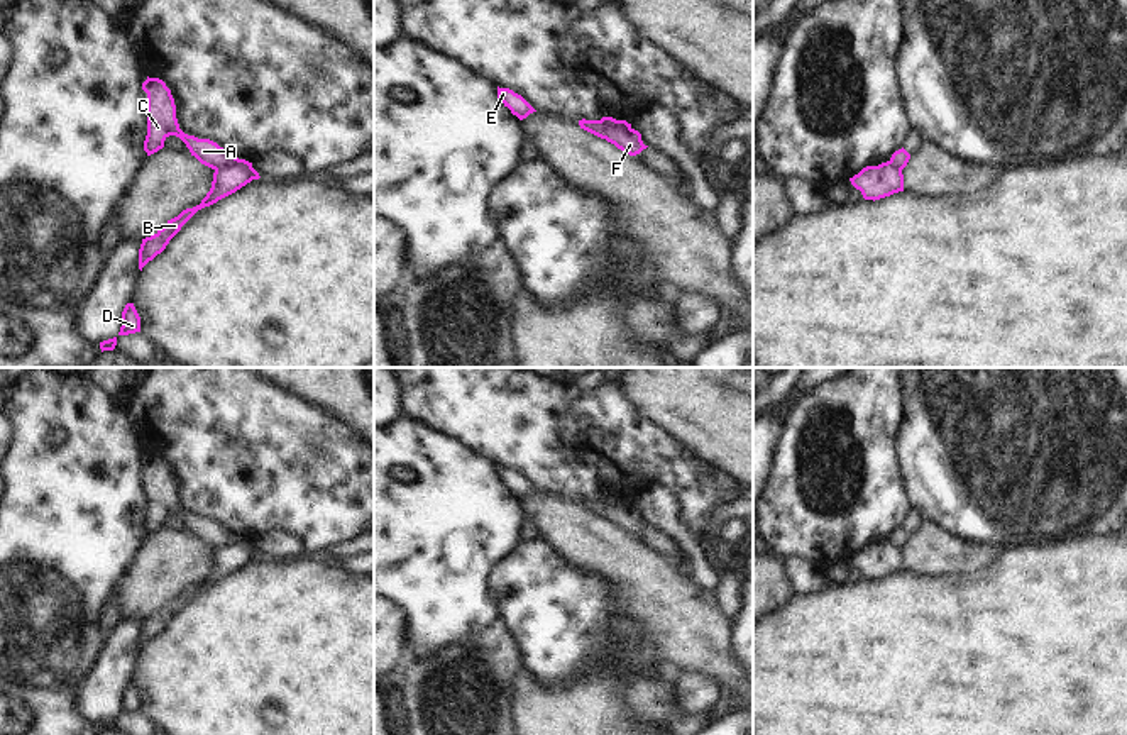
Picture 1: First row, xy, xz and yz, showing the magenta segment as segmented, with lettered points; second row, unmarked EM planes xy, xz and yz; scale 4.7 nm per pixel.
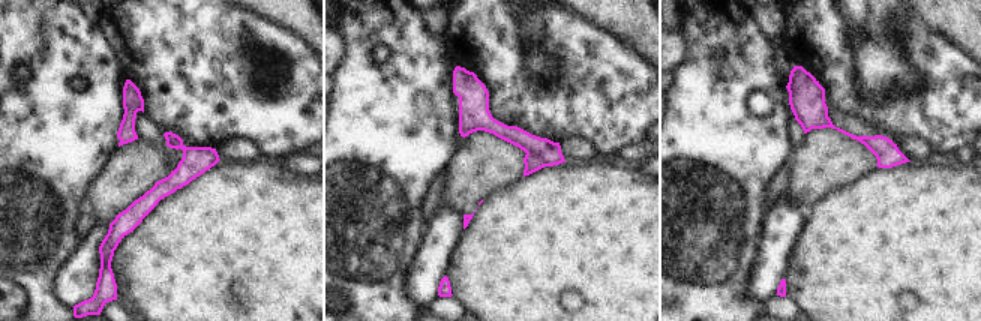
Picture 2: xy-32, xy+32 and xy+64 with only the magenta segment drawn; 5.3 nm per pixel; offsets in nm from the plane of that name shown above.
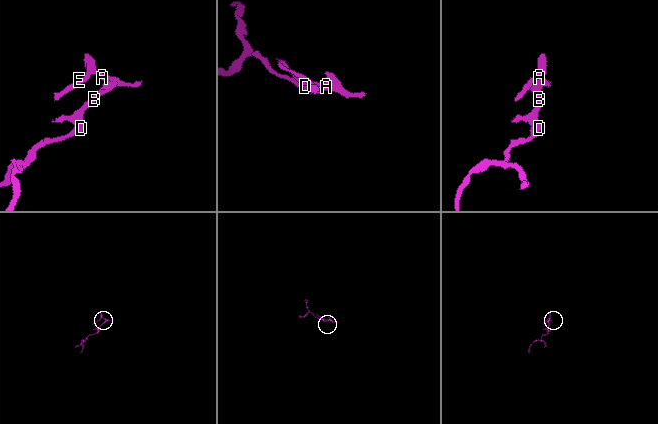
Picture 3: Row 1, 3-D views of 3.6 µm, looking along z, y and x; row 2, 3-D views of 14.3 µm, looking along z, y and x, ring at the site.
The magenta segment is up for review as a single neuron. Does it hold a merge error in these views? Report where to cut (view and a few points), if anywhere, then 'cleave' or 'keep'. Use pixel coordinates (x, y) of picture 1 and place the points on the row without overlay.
cut xy (215, 549), (225, 544), (249, 544), (254, 558); cleave

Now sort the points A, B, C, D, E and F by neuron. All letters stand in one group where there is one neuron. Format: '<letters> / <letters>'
A C E F / B D

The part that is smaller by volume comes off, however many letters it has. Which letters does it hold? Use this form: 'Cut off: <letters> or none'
Cut off: A, C, E, F

